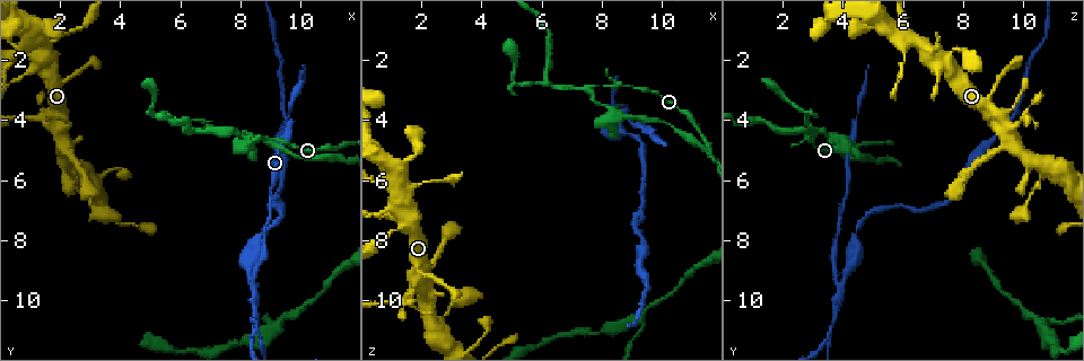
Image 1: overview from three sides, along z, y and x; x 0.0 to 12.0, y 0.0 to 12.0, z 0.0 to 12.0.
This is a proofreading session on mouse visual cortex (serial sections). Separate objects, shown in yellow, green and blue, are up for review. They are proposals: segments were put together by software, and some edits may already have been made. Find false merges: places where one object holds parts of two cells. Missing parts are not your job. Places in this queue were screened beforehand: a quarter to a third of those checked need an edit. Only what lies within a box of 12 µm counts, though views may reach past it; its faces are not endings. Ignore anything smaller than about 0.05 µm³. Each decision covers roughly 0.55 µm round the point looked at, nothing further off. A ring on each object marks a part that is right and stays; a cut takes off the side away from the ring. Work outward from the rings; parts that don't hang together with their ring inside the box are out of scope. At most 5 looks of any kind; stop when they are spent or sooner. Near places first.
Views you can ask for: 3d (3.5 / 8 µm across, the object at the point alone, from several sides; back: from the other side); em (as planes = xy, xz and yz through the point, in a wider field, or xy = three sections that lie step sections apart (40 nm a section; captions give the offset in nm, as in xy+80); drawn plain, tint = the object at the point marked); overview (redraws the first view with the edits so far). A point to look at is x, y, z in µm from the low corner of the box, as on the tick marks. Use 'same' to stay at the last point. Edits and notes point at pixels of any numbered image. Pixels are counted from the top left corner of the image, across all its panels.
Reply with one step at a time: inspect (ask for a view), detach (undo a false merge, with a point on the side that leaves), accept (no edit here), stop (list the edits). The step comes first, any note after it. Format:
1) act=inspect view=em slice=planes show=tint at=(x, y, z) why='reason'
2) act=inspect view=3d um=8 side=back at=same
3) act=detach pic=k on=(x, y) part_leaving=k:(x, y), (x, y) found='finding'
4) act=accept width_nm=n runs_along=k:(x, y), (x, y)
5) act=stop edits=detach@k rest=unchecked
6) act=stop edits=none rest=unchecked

act=inspect view=3d um=3.5 at=(8.5, 9.1, 3.8) why='three arms meet'

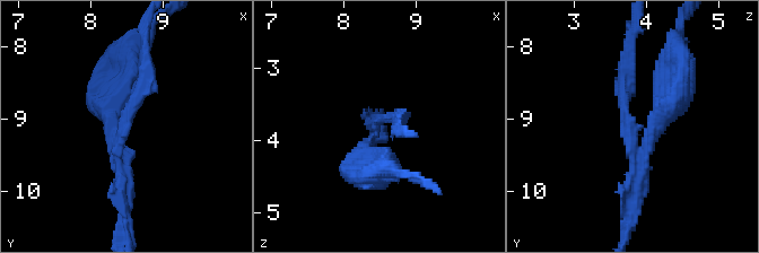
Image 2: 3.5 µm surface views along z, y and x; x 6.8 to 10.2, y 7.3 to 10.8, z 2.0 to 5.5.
act=inspect view=em slice=xy step=3 show=tint at=(8.45, 9.10, 3.85) why='now the EM'

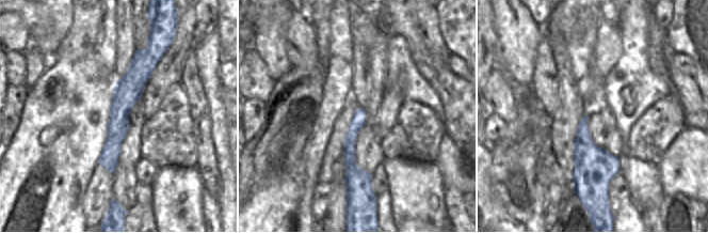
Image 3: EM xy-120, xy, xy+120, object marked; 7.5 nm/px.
act=detach pic=2 on=(660, 95) width_nm=110 part_leaving=2:(645, 129), (669, 105), (677, 35) found='two cells meet here'

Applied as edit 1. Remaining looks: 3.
act=inspect view=overview

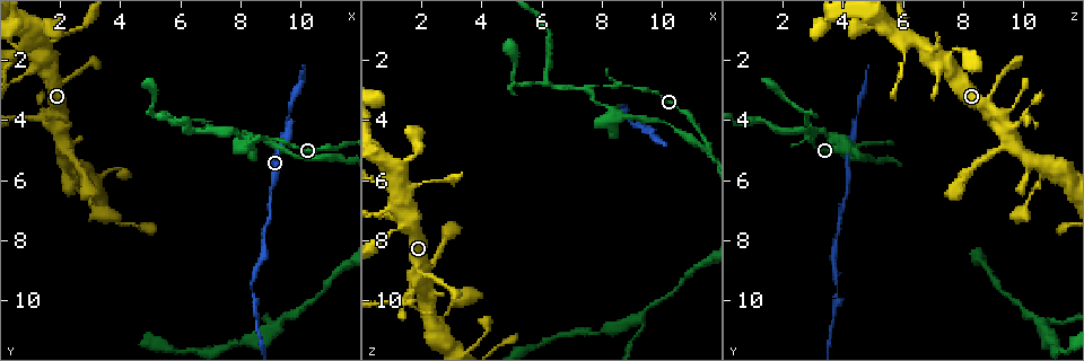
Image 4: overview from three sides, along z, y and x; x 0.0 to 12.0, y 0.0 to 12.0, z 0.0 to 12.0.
act=inspect view=3d um=3.5 side=back at=(7.6, 4.3, 3.0) why='sharp bend'

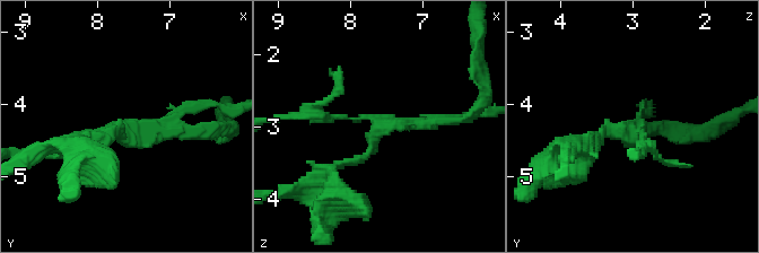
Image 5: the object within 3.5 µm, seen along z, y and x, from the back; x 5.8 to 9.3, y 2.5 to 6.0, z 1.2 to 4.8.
act=inspect view=em slice=xy step=2 show=tint at=(7.65, 4.40, 3.00)

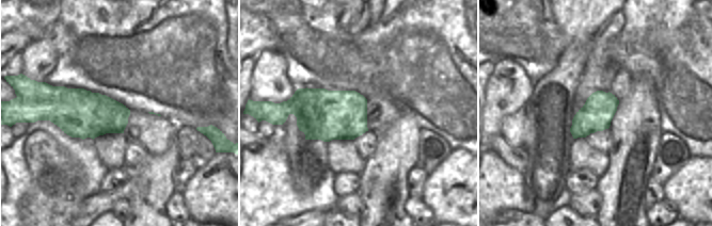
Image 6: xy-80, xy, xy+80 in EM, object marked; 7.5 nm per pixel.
act=detach pic=5 on=(485, 72) part_leaving=5:(372, 122), (372, 148), (298, 191) found='two cells meet here'

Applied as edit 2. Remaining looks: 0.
act=stop edits=detach@2,detach@5 rest=unchecked

